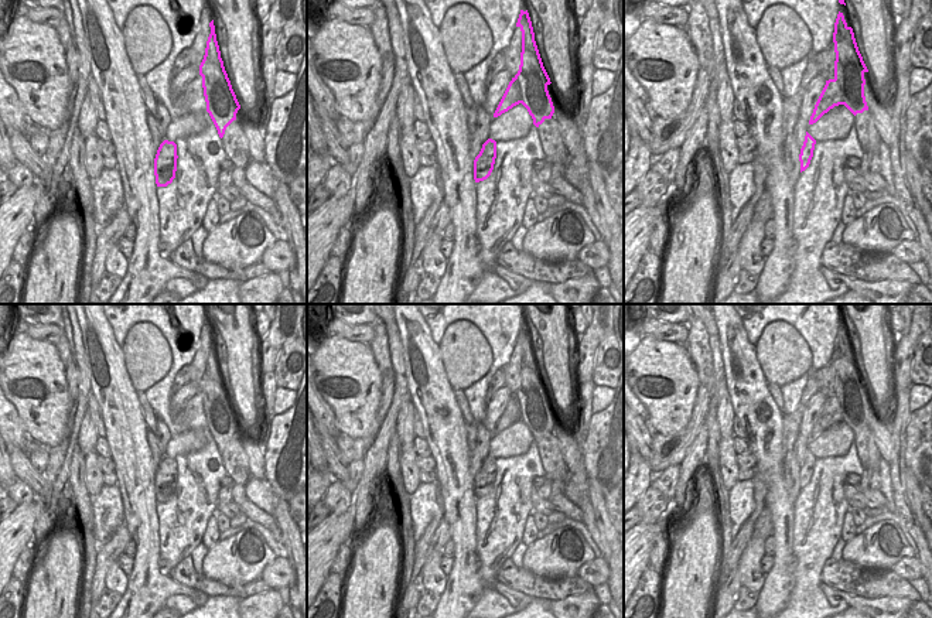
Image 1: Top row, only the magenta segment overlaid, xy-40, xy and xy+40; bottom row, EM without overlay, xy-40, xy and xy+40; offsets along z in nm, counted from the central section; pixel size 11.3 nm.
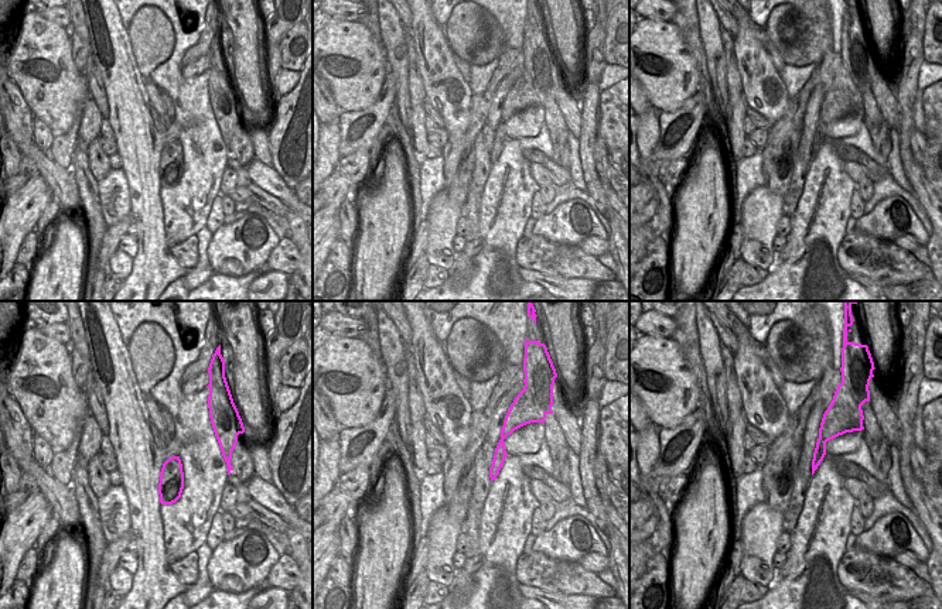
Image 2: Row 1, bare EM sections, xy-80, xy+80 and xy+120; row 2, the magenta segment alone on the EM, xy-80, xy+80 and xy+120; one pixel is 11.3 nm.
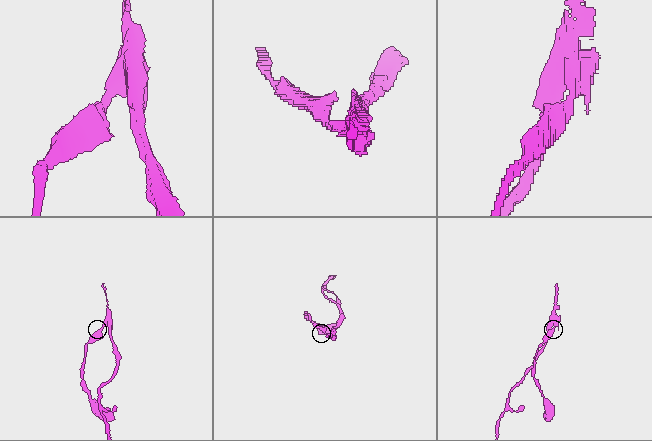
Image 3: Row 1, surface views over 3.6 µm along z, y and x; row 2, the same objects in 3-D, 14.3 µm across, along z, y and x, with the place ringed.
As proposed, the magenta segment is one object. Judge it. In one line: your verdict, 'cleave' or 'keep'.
cleave

